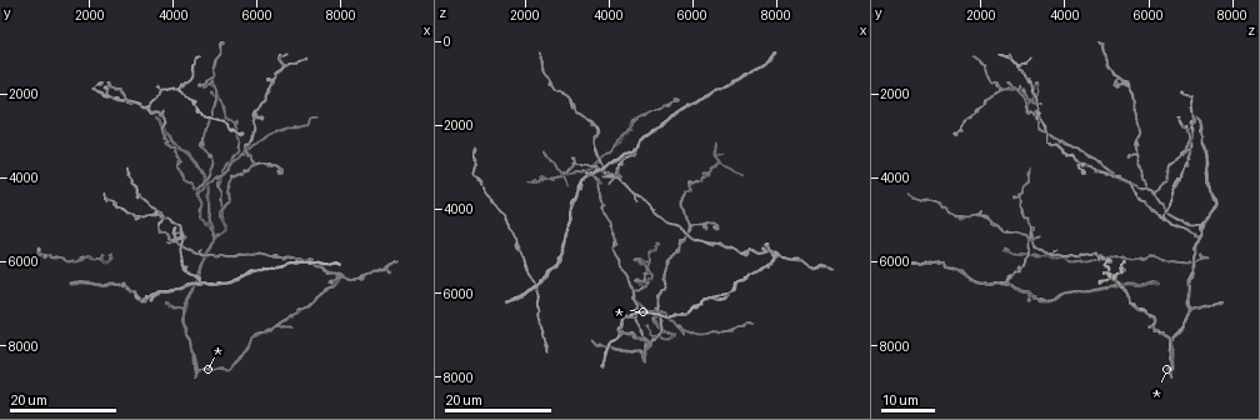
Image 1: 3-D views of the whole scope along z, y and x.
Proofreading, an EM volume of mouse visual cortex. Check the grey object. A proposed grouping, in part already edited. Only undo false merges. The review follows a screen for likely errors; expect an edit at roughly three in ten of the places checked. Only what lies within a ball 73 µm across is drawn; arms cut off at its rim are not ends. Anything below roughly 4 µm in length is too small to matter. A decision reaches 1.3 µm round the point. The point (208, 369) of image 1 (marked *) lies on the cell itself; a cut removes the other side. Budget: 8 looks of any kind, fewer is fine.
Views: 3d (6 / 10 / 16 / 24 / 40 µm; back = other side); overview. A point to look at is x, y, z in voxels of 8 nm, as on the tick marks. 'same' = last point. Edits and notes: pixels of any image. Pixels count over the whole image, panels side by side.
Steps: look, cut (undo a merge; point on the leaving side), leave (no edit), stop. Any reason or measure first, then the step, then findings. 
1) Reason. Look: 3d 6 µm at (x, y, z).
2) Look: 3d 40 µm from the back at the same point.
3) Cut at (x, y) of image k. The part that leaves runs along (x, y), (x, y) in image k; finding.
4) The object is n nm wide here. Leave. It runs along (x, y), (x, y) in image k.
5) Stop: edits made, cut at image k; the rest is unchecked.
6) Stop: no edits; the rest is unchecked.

Arms part here. Look: 3d 16 µm at (5100, 5000, 6350).

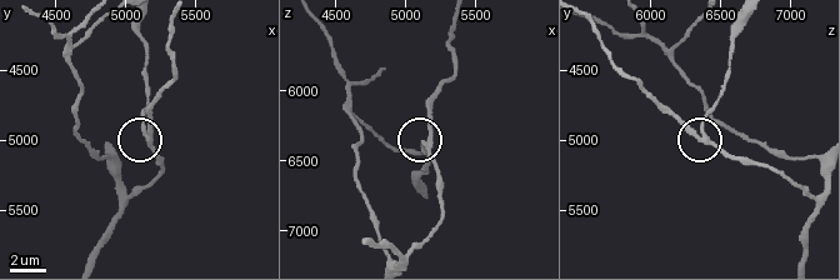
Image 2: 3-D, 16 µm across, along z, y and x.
Closer look. Look: 3d 6 µm at (5120, 4980, 6380).

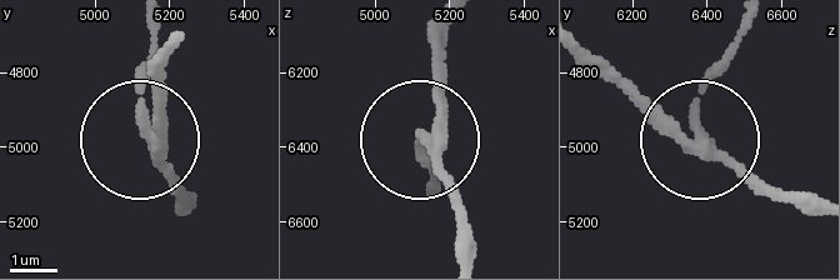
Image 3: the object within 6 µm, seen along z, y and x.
Leave. It runs along (186, 215), (139, 119), (150, 24) in image 3; continuous, no second cell.

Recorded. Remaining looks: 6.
Looks like a crossing. Look: 3d 24 µm at (3950, 5400, 3200).

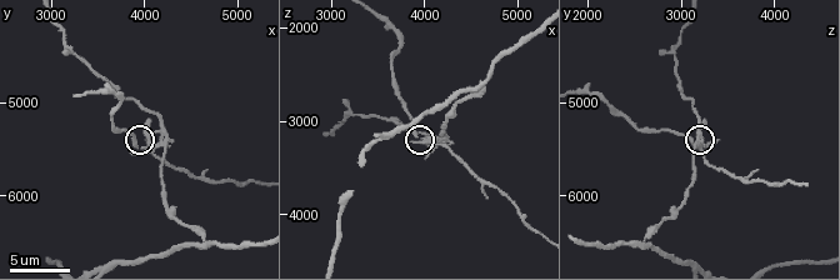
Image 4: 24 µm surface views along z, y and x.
Closer look. Look: 3d 6 µm at (4000, 5500, 3200).

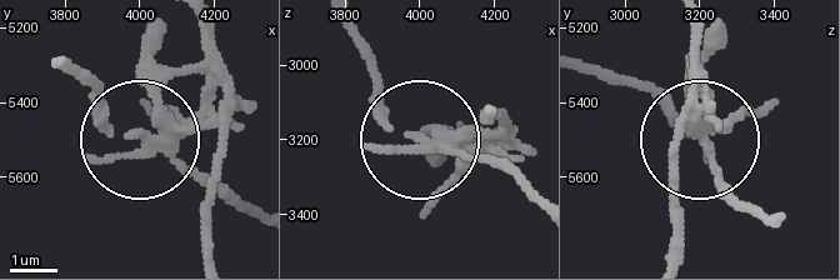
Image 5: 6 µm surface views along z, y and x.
5 arms meet here. Cut at (219, 161) of image 5. Two cells meet here.

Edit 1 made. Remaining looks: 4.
Side arm on a straight run. Look: 3d 16 µm at (3350, 2300, 3050).

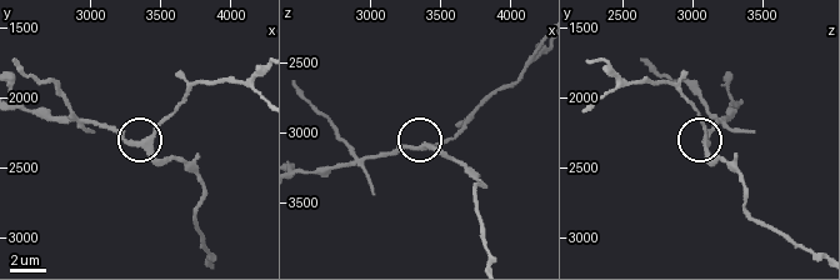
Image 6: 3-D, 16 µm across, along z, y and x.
Look: 3d 10 µm at (3360, 2320, 3100).

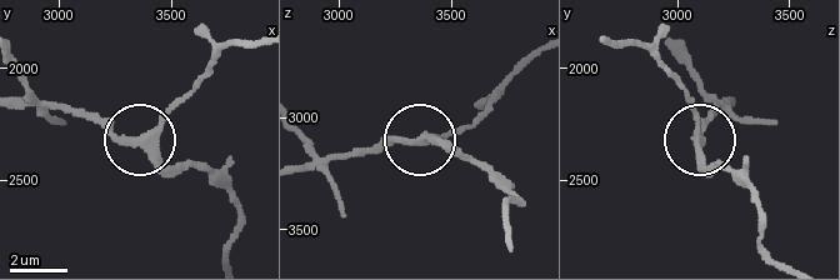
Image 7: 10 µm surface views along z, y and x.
Look: 3d 10 µm from the back at (3380, 2320, 3100).

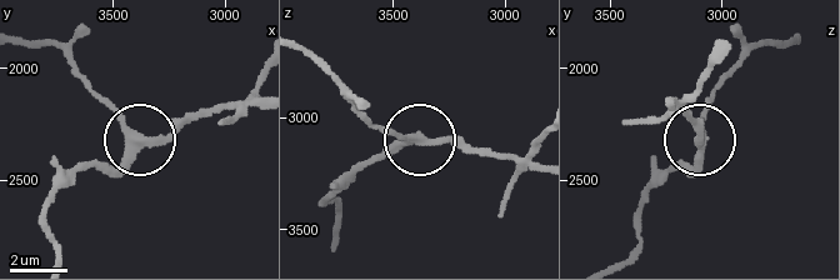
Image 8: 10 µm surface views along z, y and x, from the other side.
3 arms meet here. Leave. It runs along (334, 229), (336, 208), (324, 200), (403, 145), (494, 150) in image 8; continuous, no second cell.

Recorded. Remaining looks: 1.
Stop: edits made, cut at image 5; the rest is unchecked.

